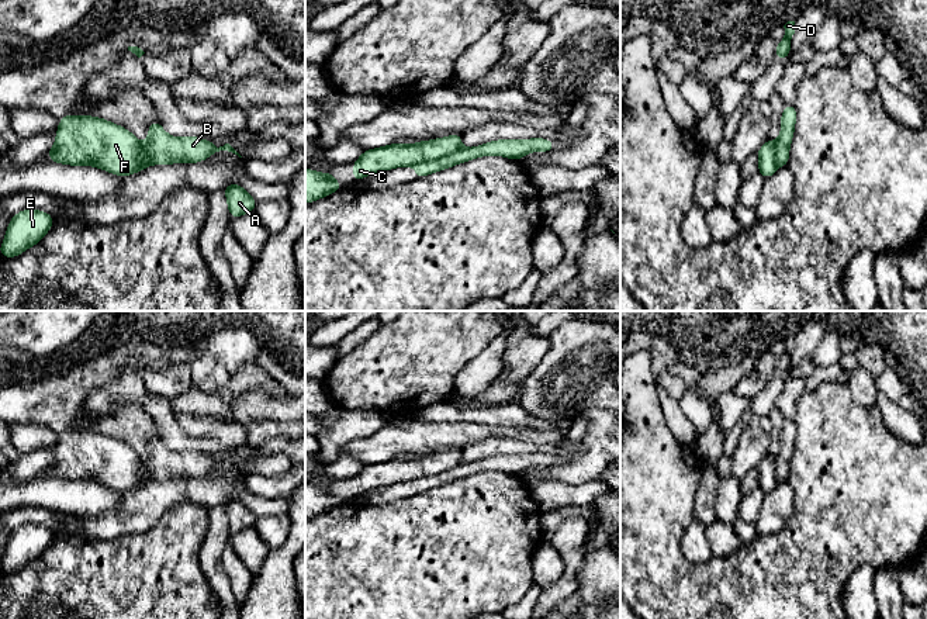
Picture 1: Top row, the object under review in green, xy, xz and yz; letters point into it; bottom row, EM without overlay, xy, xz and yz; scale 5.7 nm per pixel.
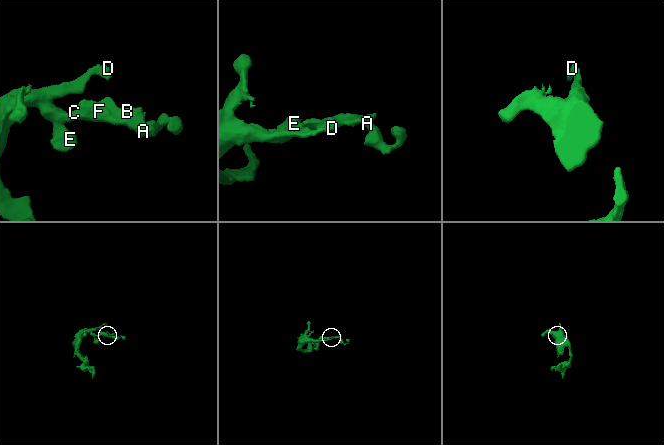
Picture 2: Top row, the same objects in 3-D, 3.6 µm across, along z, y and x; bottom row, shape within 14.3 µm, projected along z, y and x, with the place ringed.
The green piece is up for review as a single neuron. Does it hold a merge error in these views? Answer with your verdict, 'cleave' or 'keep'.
cleave

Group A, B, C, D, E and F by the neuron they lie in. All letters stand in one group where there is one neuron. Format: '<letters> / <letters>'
A C D E F / B

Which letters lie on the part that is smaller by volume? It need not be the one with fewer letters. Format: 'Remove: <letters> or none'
Remove: B

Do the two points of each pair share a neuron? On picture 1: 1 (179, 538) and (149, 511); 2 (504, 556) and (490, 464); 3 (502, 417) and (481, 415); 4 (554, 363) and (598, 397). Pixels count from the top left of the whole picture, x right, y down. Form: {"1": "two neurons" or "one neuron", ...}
{"1": "two neurons", "2": "two neurons", "3": "one neuron", "4": "one neuron"}

